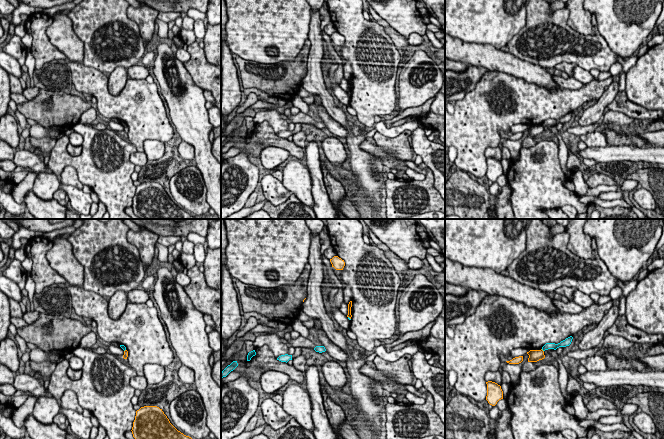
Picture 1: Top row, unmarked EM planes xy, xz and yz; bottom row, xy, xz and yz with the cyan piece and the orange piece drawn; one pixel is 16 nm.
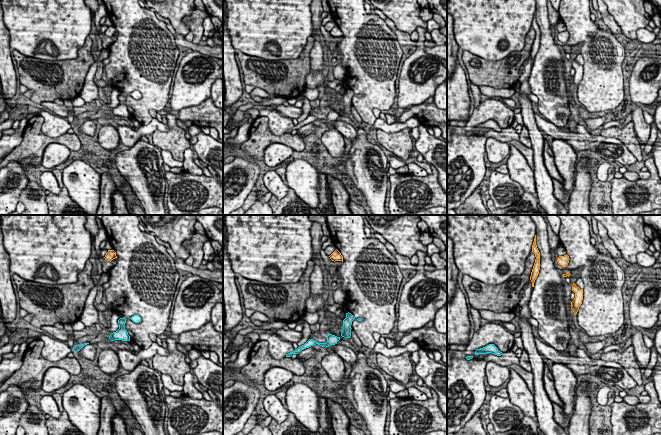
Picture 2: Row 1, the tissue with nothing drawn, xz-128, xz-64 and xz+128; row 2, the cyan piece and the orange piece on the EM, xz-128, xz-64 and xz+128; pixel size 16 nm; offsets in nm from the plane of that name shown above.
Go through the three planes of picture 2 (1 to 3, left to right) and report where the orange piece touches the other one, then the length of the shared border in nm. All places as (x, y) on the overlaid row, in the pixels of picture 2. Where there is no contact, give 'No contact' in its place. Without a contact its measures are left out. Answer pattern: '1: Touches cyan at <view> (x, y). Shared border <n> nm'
1: No contact
2: No contact
3: No contact

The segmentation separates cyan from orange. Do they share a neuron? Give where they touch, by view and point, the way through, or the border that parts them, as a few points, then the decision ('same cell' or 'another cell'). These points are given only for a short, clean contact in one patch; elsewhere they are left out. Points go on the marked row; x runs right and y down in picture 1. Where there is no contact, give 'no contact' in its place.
meets cyan in xz at (349, 318); border along xz (348, 316), (350, 319); another cell

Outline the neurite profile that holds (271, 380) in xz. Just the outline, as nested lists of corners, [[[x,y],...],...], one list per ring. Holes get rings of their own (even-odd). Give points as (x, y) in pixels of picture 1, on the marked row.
[[[268,370],[261,374],[259,382],[262,389],[267,394],[271,394],[287,384],[289,380],[290,377],[283,372]]]

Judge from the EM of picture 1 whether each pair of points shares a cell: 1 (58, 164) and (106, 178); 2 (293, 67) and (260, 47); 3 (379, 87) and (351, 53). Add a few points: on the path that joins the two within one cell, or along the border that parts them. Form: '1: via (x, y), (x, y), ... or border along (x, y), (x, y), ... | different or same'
1: via (70, 161), (91, 164), (94, 167) | same
2: border along (301, 48), (300, 52), (291, 60), (258, 63) | different
3: via (370, 81), (356, 62) | same

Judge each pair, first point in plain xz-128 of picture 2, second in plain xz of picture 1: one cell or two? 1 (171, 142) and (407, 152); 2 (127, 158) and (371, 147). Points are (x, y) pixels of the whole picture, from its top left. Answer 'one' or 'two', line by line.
1: one
2: two

